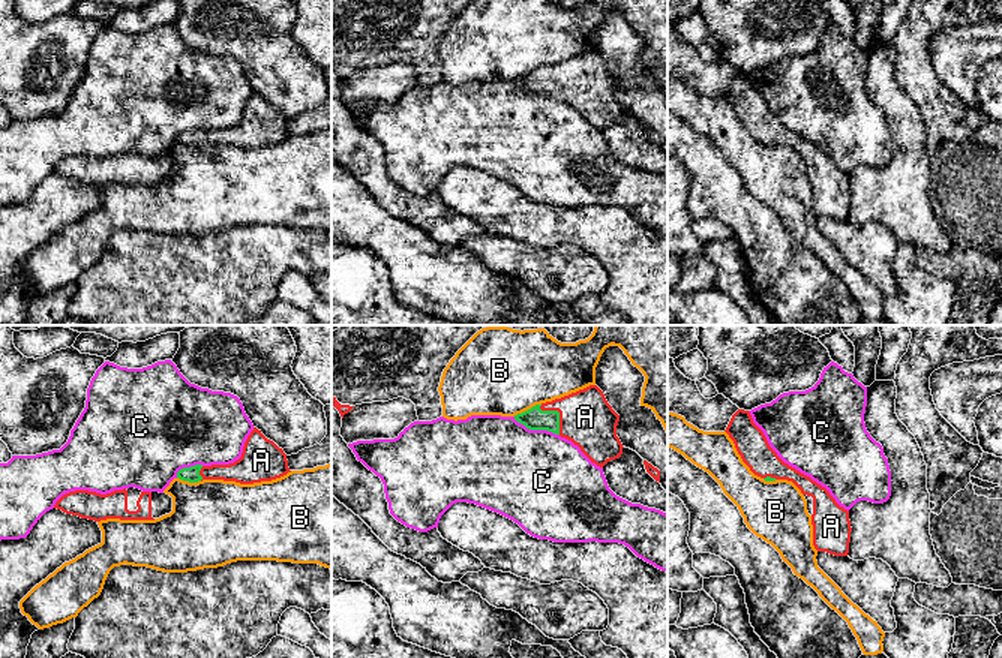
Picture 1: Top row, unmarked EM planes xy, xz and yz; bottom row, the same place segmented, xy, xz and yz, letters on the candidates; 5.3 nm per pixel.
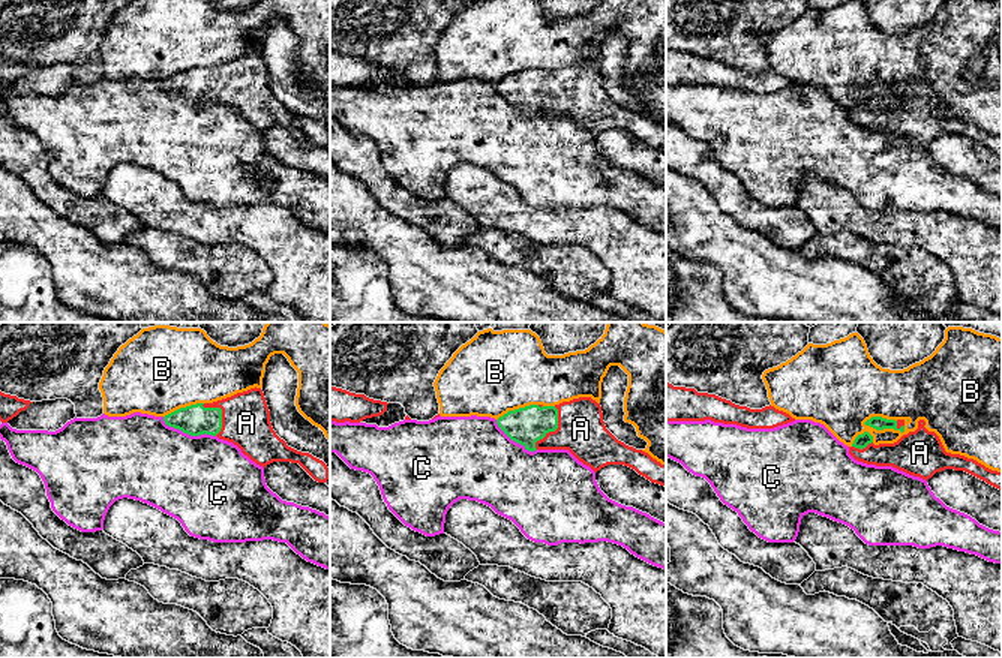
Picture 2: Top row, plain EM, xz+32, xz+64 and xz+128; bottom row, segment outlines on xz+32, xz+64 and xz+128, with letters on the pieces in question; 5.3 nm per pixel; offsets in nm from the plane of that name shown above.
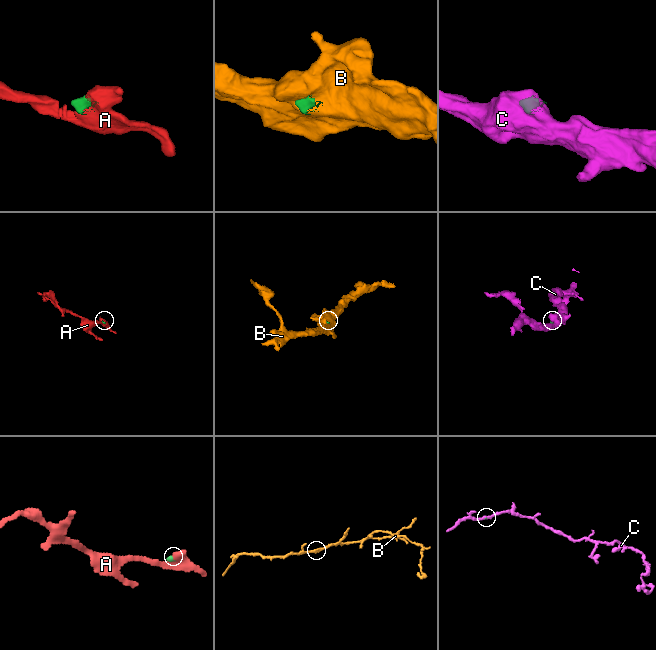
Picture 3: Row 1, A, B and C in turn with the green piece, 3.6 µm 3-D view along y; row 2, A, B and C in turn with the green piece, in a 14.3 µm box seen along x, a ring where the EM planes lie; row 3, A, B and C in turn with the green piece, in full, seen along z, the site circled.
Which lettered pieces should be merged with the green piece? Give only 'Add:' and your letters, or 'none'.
Add: A

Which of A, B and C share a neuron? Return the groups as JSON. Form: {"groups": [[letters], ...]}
{"groups": [["A"], ["B"], ["C"]]}

